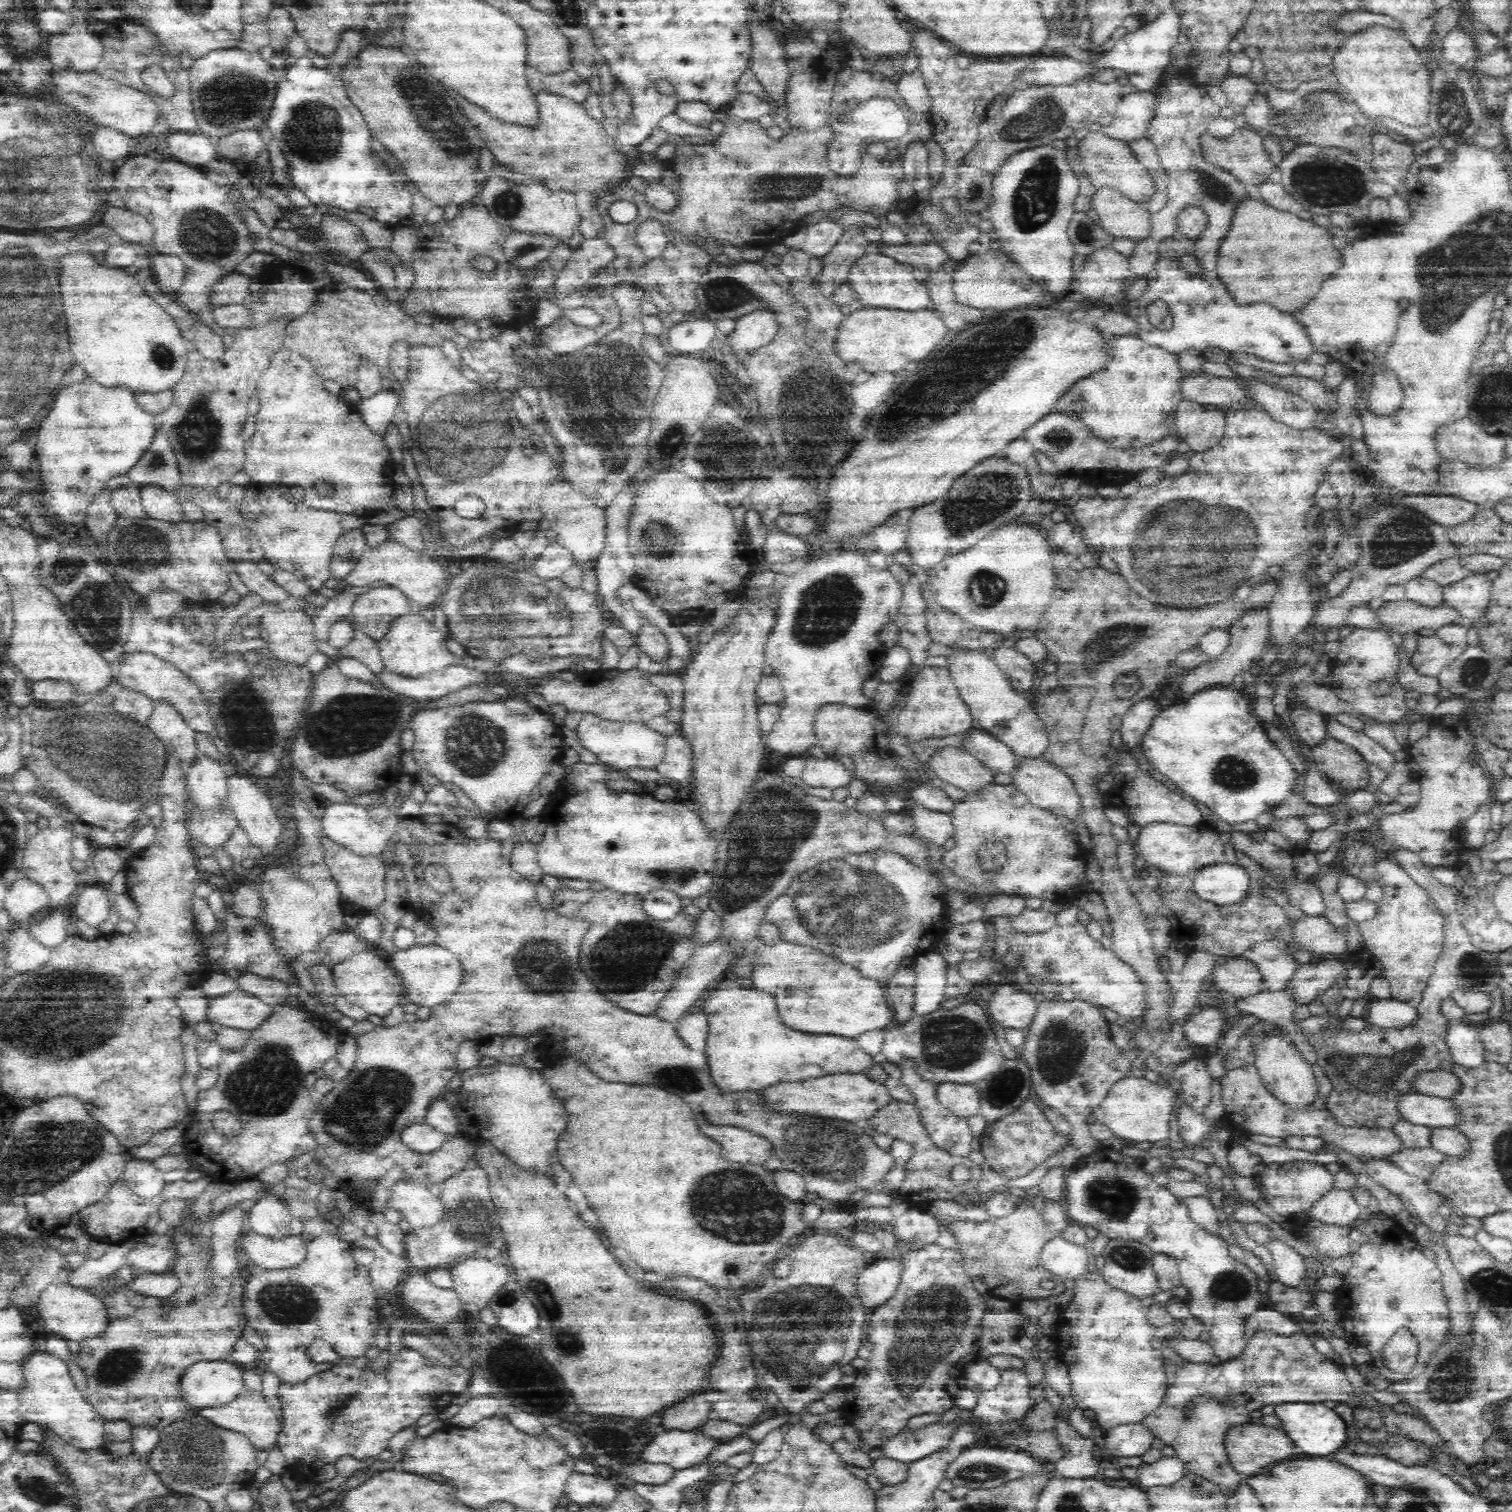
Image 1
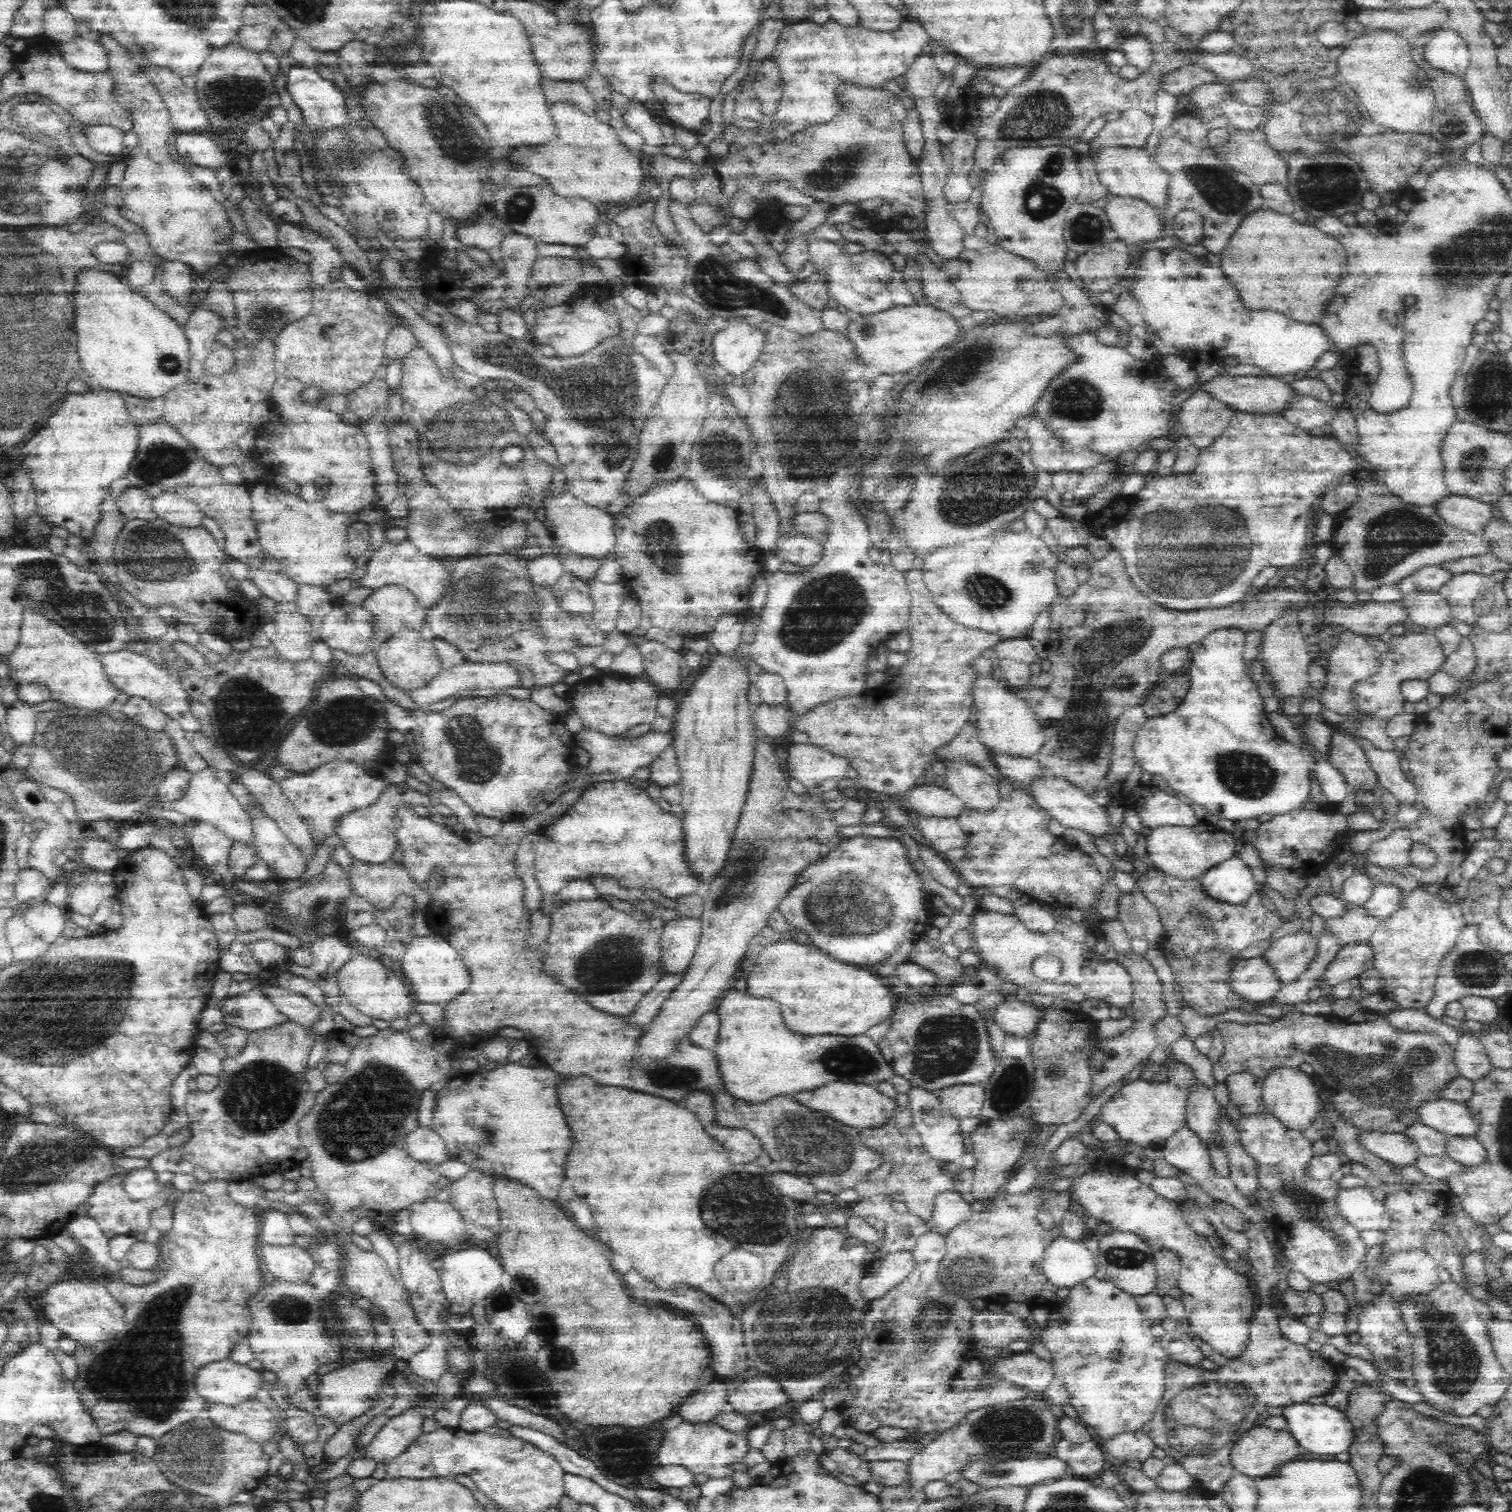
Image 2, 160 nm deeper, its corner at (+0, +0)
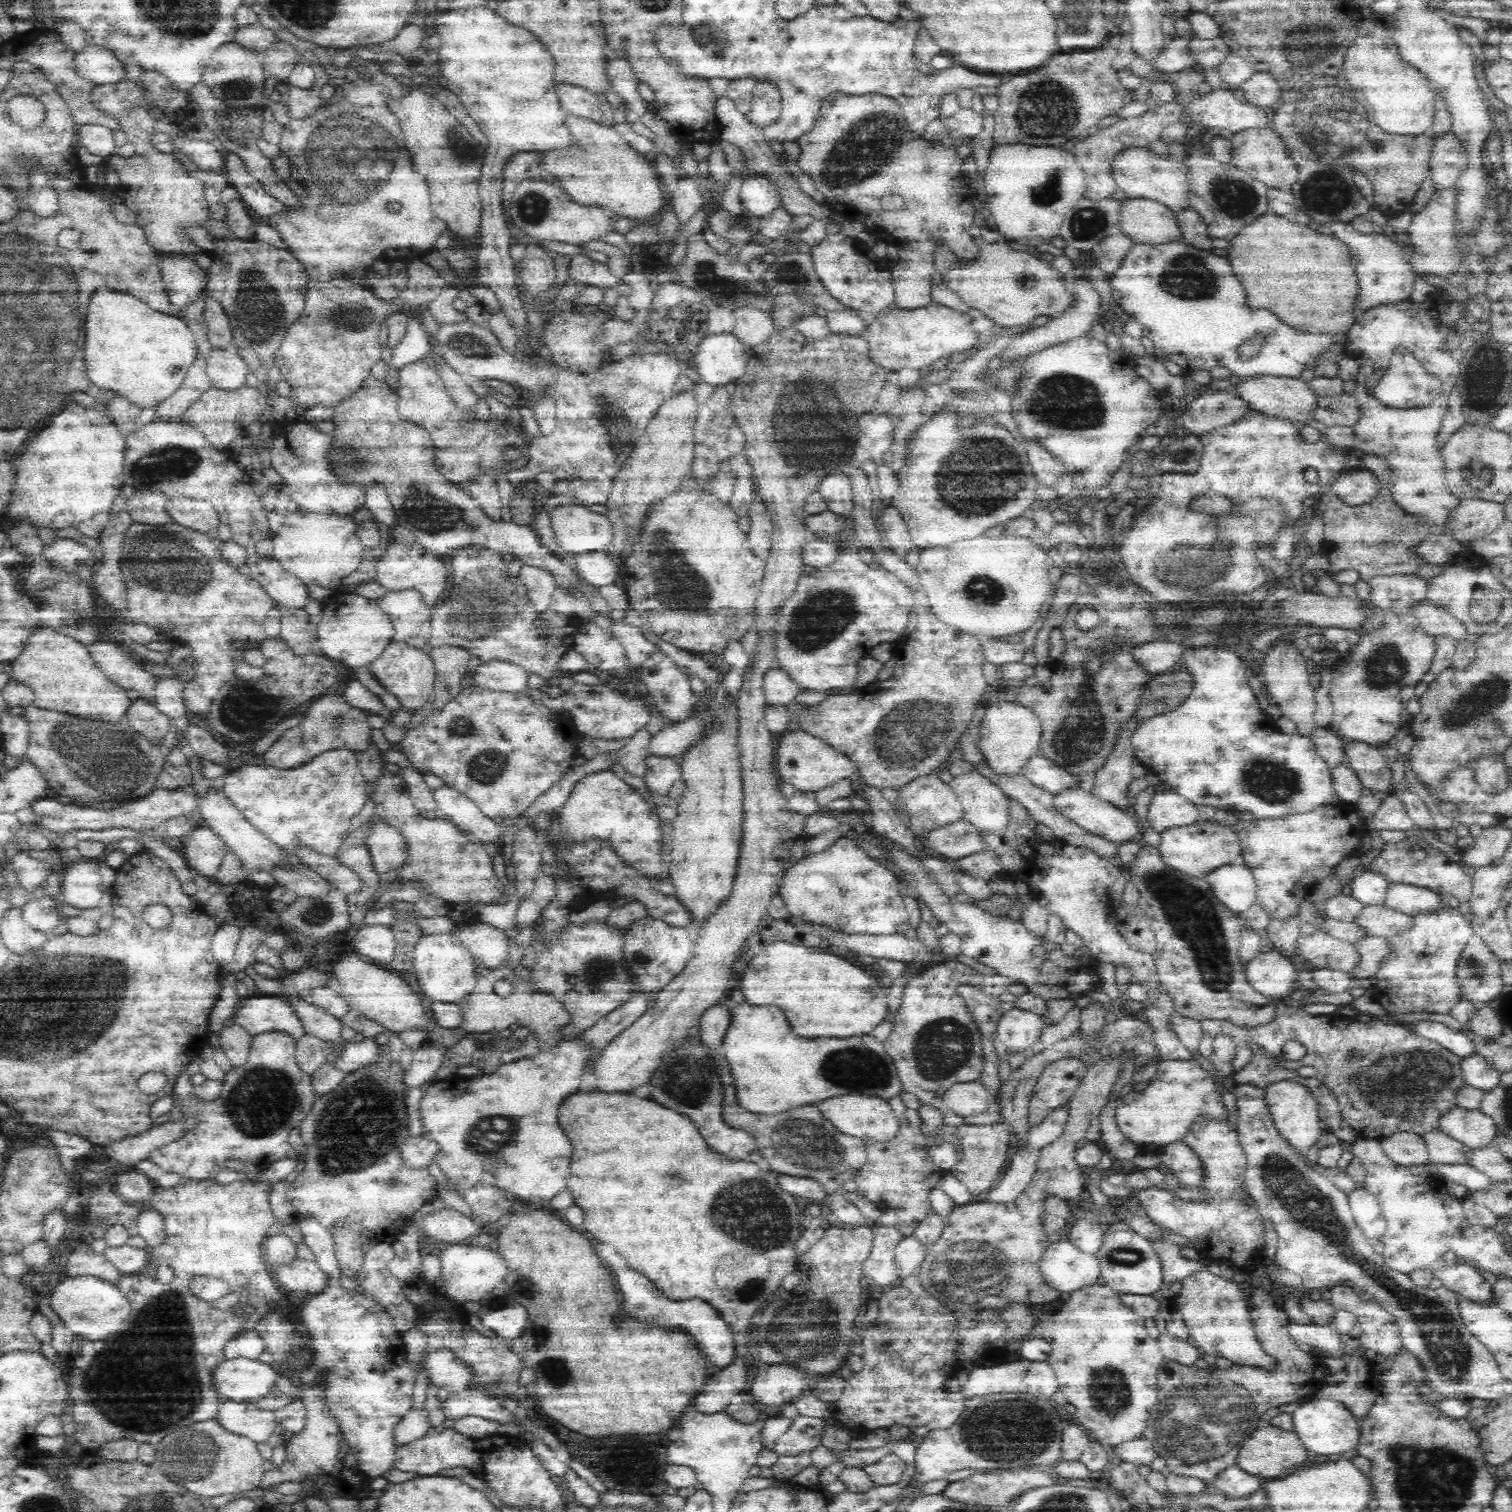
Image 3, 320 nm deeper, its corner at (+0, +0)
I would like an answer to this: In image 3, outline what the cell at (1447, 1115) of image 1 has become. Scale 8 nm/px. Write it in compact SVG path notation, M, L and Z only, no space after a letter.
M1455 1107L1437 1120L1439 1129L1466 1147L1494 1146L1494 1121L1479 1110Z

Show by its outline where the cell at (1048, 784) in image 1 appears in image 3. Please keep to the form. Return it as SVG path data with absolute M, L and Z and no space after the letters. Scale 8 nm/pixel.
M1080 786L1065 788L1053 794L1053 805L1056 811L1076 826L1092 835L1107 839L1118 848L1126 842L1140 840L1140 825L1131 811L1122 812L1110 803L1100 800L1092 792L1085 791Z

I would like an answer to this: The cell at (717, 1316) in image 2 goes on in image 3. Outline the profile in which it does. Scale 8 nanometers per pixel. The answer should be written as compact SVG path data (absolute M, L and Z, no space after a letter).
M614 1254L608 1260L608 1266L616 1274L616 1282L618 1282L618 1290L622 1292L622 1298L624 1298L626 1314L636 1316L638 1320L650 1320L650 1322L658 1322L658 1324L674 1324L676 1328L686 1328L686 1332L690 1332L690 1336L694 1336L694 1340L698 1340L698 1348L706 1356L706 1360L720 1369L728 1368L736 1360L736 1344L734 1344L732 1328L720 1318L720 1314L710 1304L706 1304L706 1301L698 1297L690 1297L690 1300L670 1302L657 1288L654 1288L654 1284L650 1280L646 1280L642 1274L632 1270L626 1264L626 1260L618 1254Z

